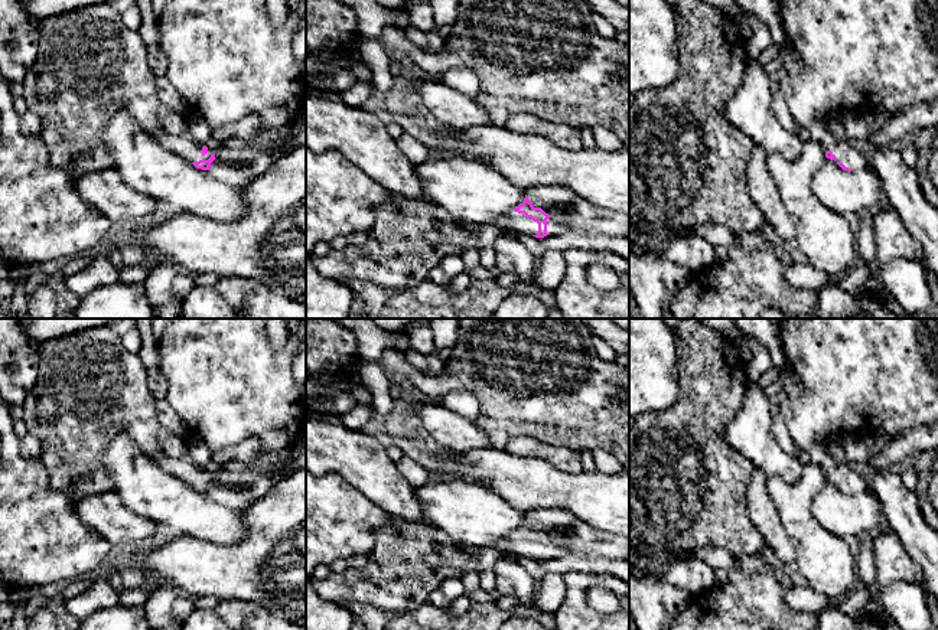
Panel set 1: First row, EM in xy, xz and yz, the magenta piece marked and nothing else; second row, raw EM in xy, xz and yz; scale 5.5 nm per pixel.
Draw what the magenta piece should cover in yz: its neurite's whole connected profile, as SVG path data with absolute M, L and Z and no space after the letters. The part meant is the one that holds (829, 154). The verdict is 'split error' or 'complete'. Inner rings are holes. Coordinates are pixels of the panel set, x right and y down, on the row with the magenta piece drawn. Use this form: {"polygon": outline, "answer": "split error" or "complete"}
{"polygon": "M828 141L825 157L834 160L843 170L862 170L869 166L866 157L847 141Z", "answer": "split error"}

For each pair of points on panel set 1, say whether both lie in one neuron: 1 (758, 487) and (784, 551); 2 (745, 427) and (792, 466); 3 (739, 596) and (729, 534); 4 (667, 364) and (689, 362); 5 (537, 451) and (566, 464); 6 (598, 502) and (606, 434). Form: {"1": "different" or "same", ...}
{"1": "same", "2": "same", "3": "different", "4": "different", "5": "same", "6": "different"}

